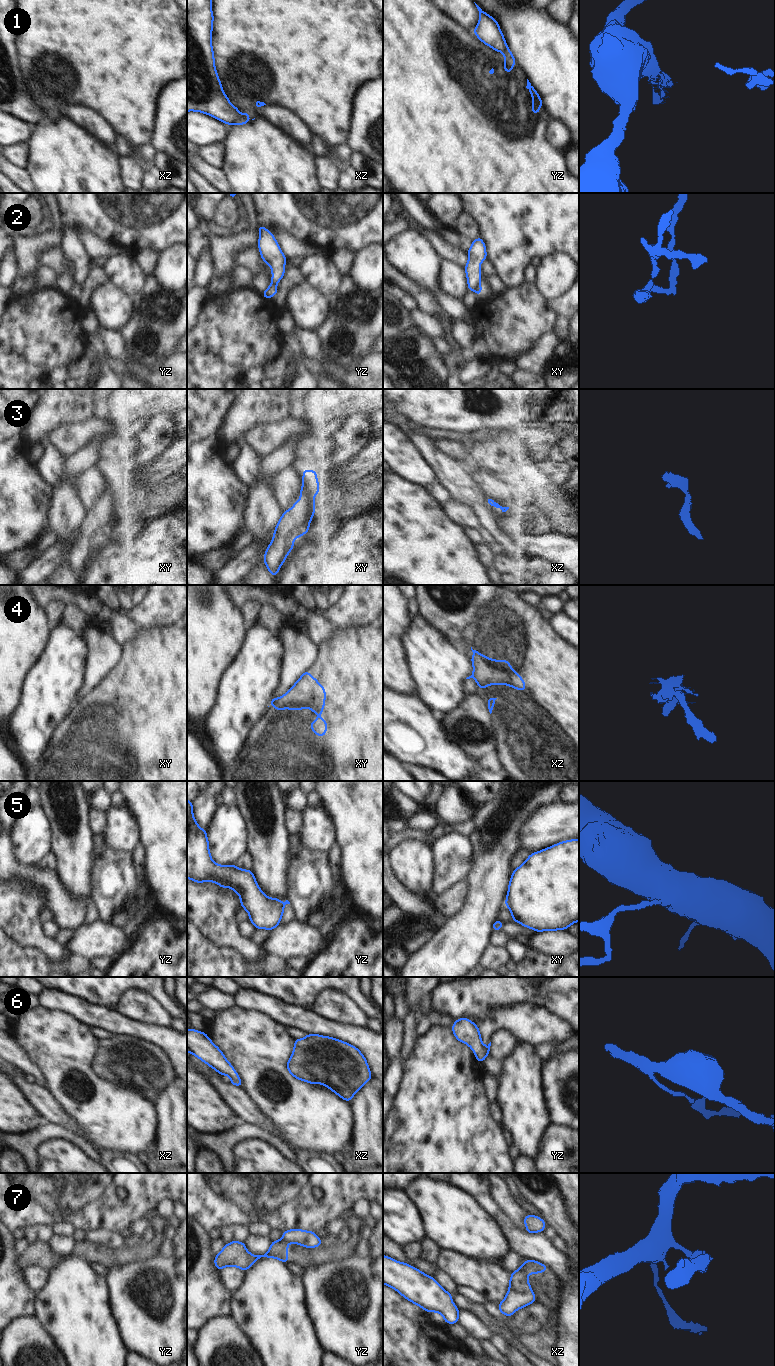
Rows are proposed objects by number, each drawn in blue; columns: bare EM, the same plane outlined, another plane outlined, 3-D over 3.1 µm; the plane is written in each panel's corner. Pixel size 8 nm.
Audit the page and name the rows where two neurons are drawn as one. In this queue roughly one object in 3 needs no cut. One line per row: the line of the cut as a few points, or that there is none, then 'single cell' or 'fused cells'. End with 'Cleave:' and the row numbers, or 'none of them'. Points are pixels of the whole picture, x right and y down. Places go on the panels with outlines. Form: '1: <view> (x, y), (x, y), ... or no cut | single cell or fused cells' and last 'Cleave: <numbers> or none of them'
1: xz (240, 115), (233, 123) | fused cells
2: xy (479, 283), (473, 289) | fused cells
3: no cut | single cell
4: xy (276, 699), (272, 704) | fused cells
5: no cut | single cell
6: no cut | single cell
7: xz (521, 1267), (526, 1274) | fused cells
Cleave: 1, 2, 4, 7

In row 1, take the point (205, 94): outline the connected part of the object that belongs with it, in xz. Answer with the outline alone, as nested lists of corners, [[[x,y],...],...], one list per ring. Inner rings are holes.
[[[187,0],[187,112],[207,114],[229,126],[240,116],[224,93],[212,47],[212,0]]]

